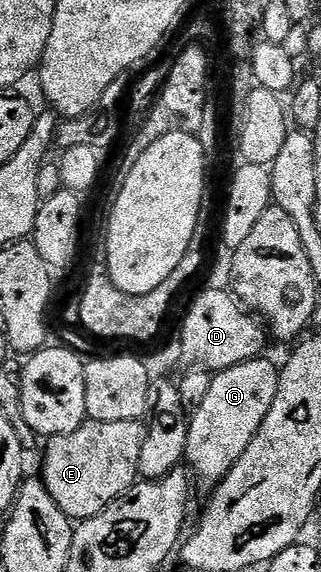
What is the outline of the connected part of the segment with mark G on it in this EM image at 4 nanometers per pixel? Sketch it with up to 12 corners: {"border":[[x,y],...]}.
{"border":[[280,368],[217,372],[188,421],[184,460],[215,489],[262,426]]}

